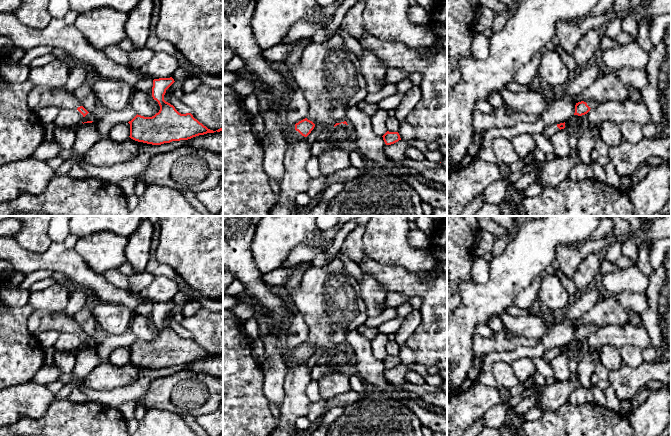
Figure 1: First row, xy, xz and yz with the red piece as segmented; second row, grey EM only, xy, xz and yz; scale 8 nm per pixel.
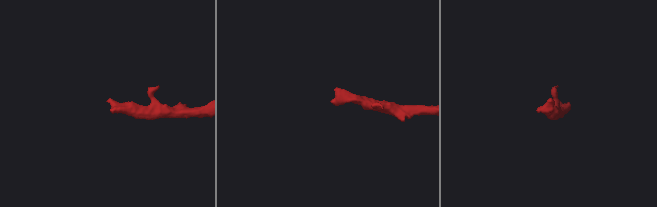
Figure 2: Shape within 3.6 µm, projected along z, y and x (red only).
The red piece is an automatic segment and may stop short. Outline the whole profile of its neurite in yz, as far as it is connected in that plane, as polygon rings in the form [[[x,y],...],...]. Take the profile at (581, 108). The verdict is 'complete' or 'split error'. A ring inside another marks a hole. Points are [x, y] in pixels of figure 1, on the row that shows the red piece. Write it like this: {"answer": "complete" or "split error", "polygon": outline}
{"answer": "split error", "polygon": [[[581,101],[576,103],[575,105],[575,113],[574,115],[582,116],[587,114],[591,108],[596,108],[599,104],[594,101]]]}

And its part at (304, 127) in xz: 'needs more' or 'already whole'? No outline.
needs more

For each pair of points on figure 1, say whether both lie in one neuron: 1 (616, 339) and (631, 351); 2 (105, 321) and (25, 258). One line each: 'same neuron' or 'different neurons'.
1: different neurons
2: different neurons

